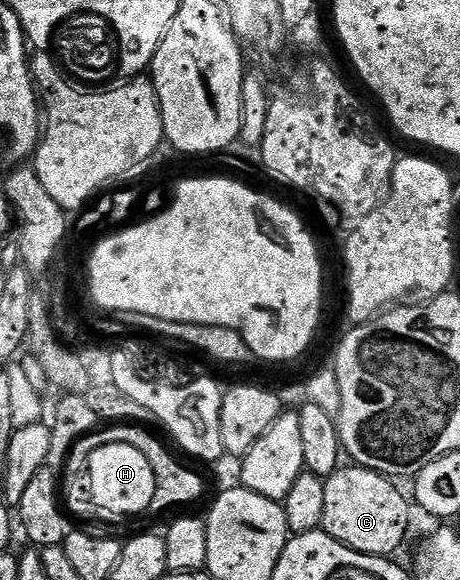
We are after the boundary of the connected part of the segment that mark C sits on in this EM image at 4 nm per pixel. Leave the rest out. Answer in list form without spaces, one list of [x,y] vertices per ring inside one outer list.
[[[340,467],[335,470],[332,477],[325,480],[325,519],[321,526],[322,532],[327,533],[337,543],[347,545],[353,551],[364,553],[370,557],[390,558],[403,545],[407,537],[407,528],[411,525],[411,509],[413,505],[410,500],[403,498],[403,493],[398,489],[392,478],[384,477],[383,474],[364,469],[362,467]]]

